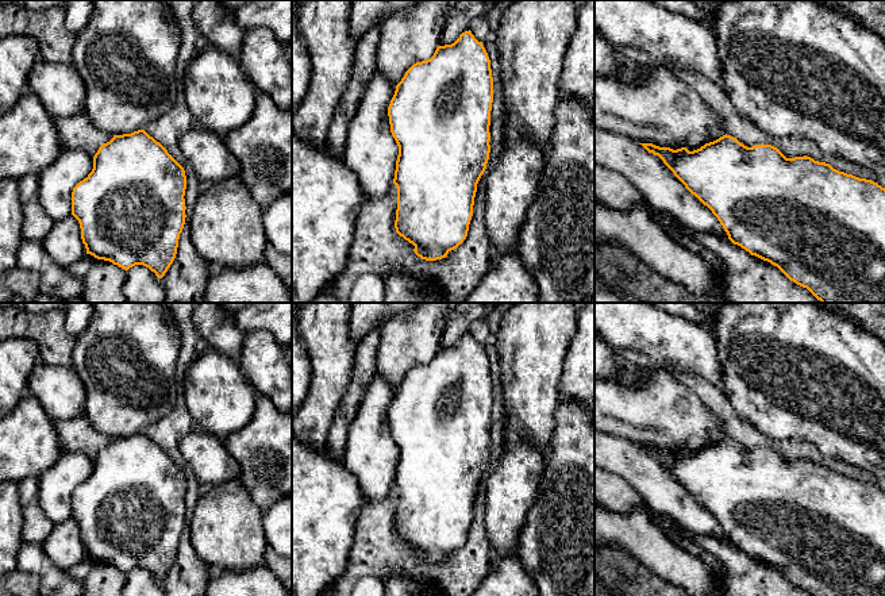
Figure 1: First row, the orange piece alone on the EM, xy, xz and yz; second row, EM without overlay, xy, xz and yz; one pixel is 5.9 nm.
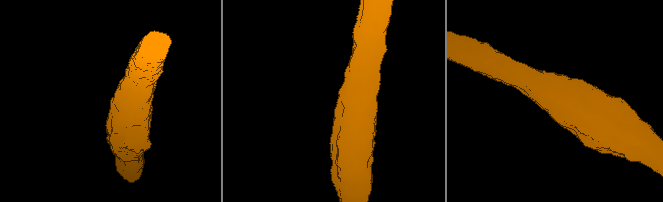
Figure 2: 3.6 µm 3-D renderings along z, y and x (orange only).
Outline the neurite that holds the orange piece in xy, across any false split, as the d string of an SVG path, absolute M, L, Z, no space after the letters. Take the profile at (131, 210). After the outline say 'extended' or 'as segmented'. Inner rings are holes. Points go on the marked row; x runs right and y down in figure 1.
M145 130L113 135L93 157L93 169L72 192L72 215L78 220L86 254L128 270L143 265L162 278L173 264L185 224L186 176L184 168Z; as segmented

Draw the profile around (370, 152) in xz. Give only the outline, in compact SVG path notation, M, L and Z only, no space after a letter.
M376 72L368 82L358 111L349 126L343 159L346 166L355 173L365 199L381 199L393 185L399 146L390 132L388 107L395 91L396 85Z

